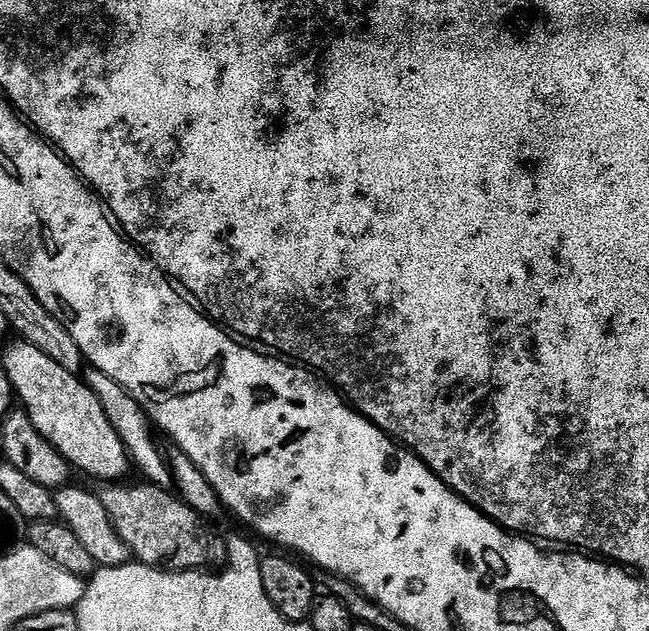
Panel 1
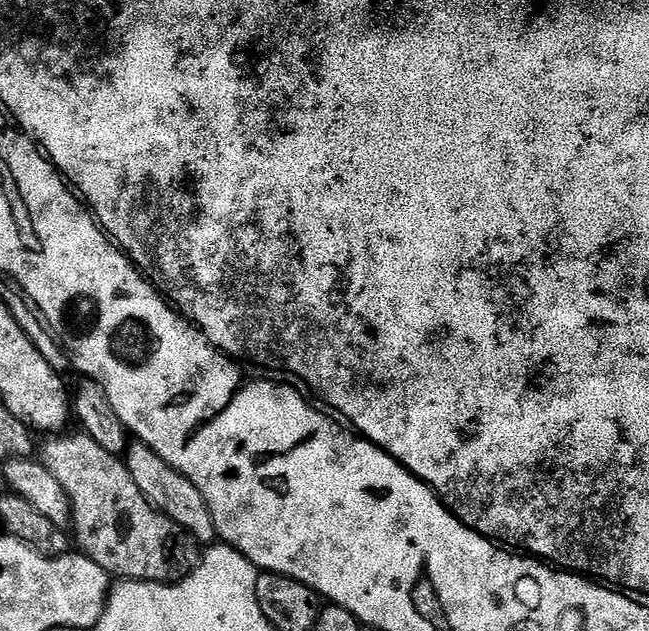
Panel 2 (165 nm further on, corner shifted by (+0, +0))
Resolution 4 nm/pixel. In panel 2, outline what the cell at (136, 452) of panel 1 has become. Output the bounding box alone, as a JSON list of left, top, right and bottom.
[122,442,217,546]

